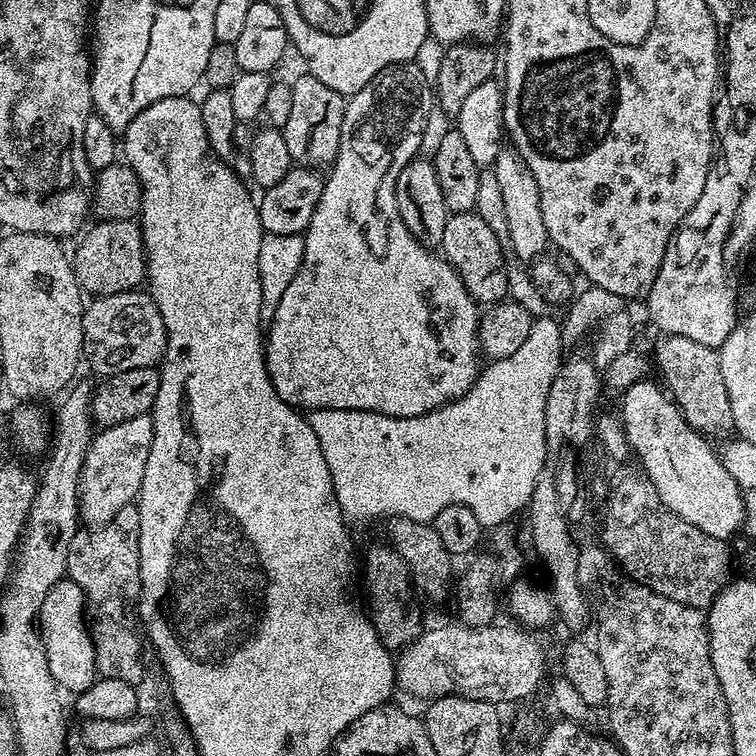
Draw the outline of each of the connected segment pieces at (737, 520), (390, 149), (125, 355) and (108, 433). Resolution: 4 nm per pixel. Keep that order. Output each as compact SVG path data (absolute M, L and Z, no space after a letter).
M655 379L634 382L634 386L623 389L622 396L624 401L620 404L618 415L624 424L628 447L634 456L636 452L637 458L640 459L639 467L647 474L660 501L674 514L678 514L678 518L698 526L698 530L719 540L731 541L731 536L736 536L744 523L744 492L738 486L738 482L730 478L730 472L720 461L719 451L715 447L712 449L708 445L711 443L684 421L679 406Z
M416 63L407 65L391 64L384 68L362 90L358 90L344 105L342 118L342 138L338 146L336 159L330 165L322 190L322 198L310 218L310 226L303 233L304 253L302 254L301 268L297 276L286 287L278 302L277 310L271 323L266 328L266 351L264 364L272 379L272 385L278 395L287 404L297 410L311 410L313 408L332 408L334 410L366 410L386 414L394 418L414 418L426 414L430 410L440 408L457 400L462 394L472 389L478 373L482 368L482 341L480 338L481 309L476 299L466 290L462 278L456 270L448 264L443 255L437 254L433 249L422 246L406 230L406 222L402 222L402 214L398 214L396 201L396 179L401 170L412 160L417 159L422 142L422 130L426 130L426 118L434 108L433 85L422 74Z
M144 290L119 292L89 299L82 318L82 334L83 359L100 378L122 374L126 370L159 365L164 358L168 341L162 314L158 314L158 306Z
M151 415L132 418L116 426L101 429L93 435L93 440L87 450L86 461L82 466L80 479L80 517L79 519L89 527L100 527L122 510L123 506L133 503L141 490L142 477L145 473L146 461L153 444L153 422Z

